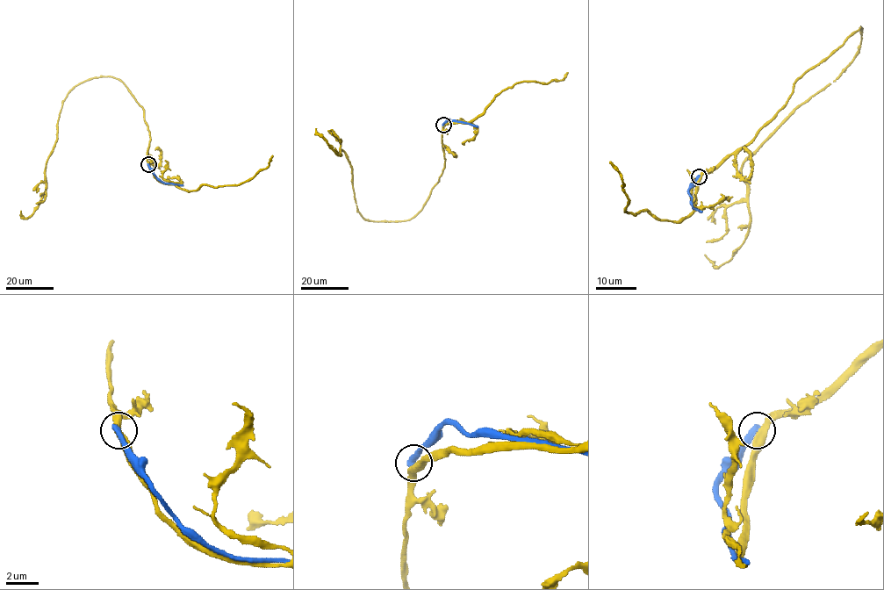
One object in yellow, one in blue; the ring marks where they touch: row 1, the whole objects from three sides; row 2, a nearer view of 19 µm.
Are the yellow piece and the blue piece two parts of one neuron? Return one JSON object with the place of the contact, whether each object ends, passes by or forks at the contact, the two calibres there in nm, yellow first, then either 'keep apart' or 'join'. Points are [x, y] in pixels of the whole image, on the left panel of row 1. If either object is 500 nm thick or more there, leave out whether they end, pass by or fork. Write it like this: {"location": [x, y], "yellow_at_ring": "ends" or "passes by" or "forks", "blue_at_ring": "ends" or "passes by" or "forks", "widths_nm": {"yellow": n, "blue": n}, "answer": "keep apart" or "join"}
{"location": [148, 164], "yellow_at_ring": "passes by", "blue_at_ring": "ends", "widths_nm": {"yellow": 420, "blue": 420}, "answer": "keep apart"}

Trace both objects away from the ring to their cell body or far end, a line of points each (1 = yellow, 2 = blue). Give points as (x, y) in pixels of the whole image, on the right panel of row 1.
1: (699, 176), (736, 154), (794, 83), (862, 29), (844, 70), (743, 163), (743, 241), (719, 267), (705, 255)
2: (699, 176), (689, 191), (691, 204), (701, 212)

